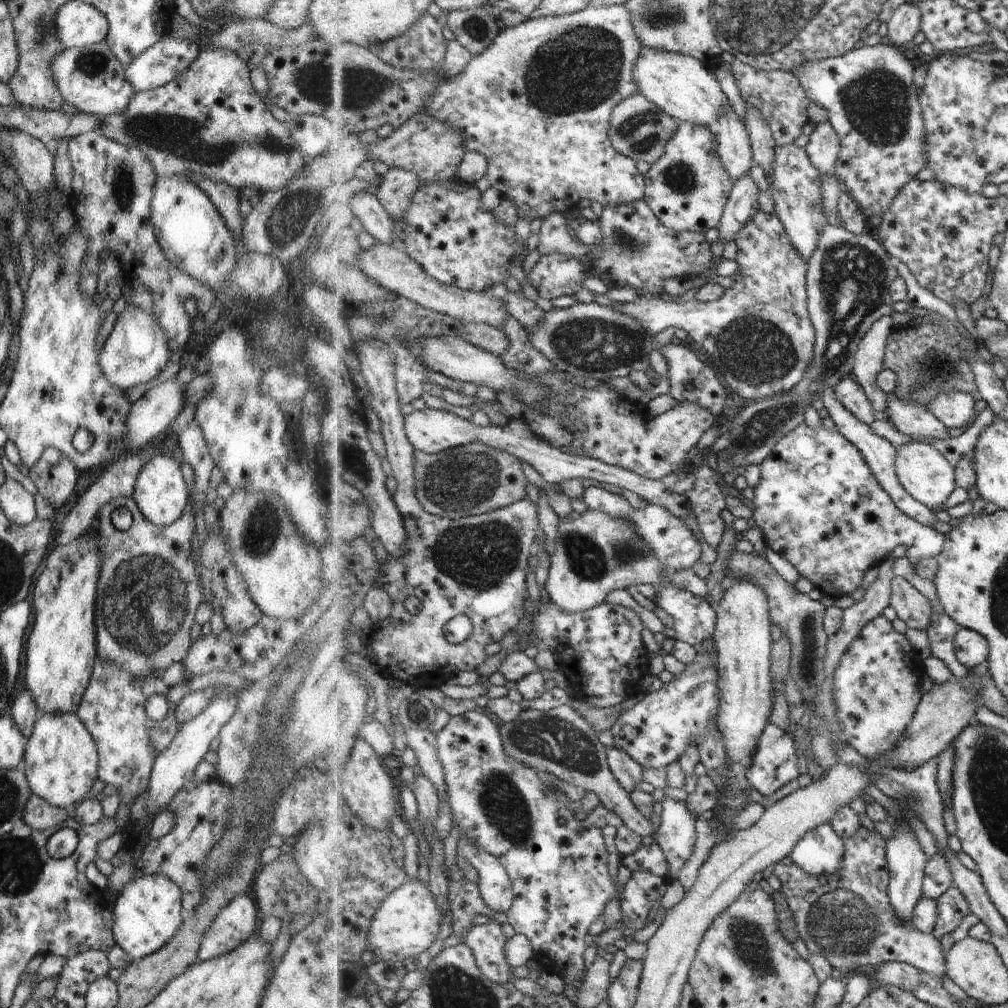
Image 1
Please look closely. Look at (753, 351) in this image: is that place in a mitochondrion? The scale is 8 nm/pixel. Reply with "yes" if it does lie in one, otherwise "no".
yes

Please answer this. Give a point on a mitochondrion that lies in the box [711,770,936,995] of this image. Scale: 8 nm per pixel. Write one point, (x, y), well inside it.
(840, 922)

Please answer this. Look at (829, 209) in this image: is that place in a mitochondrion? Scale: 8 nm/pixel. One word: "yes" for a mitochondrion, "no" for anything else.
no

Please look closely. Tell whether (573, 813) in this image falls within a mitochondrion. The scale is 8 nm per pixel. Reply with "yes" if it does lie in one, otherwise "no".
no

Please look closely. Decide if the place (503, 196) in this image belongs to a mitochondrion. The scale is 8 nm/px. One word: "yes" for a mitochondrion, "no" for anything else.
no

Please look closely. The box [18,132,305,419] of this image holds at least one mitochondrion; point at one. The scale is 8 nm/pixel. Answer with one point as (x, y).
(123, 191)

